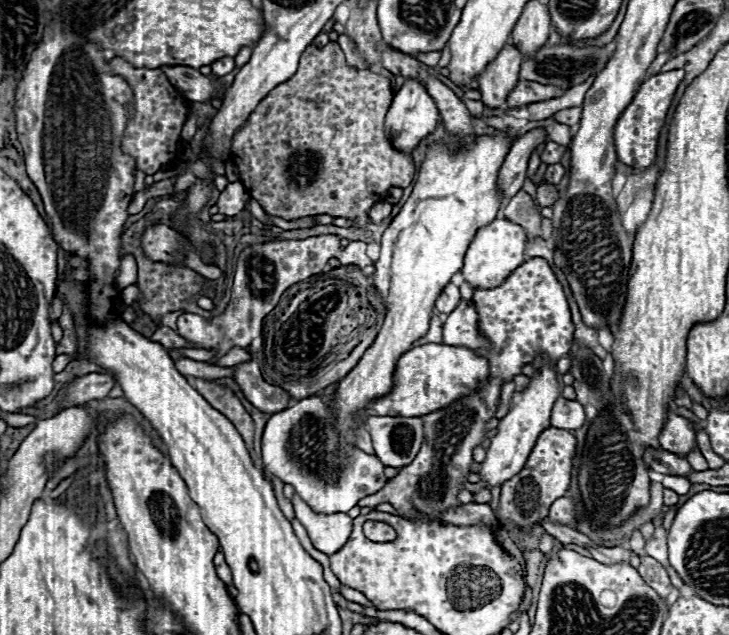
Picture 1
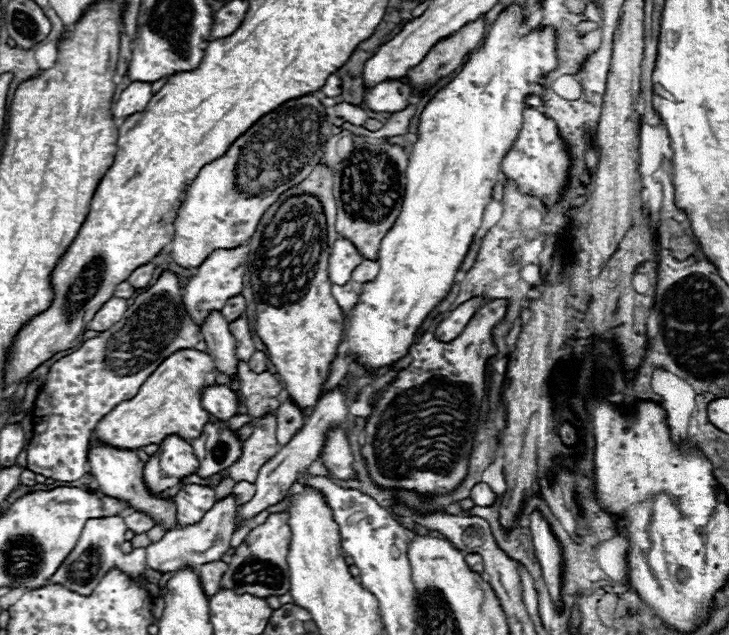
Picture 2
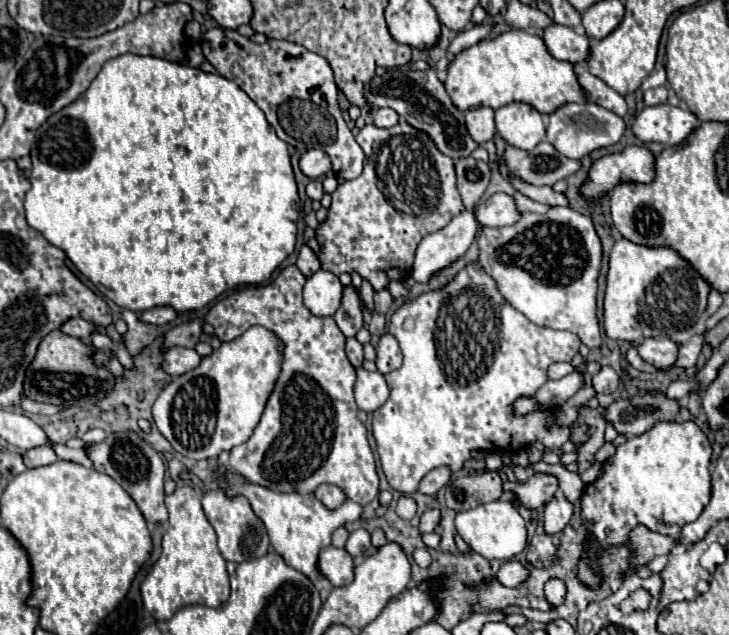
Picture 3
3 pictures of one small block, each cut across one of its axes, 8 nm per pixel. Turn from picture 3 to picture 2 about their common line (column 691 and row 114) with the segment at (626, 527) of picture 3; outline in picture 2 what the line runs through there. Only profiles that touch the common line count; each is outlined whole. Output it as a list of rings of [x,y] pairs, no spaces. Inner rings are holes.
[[[512,4],[502,10],[496,22],[486,32],[482,48],[468,54],[460,72],[456,72],[454,78],[434,94],[420,116],[418,140],[412,148],[410,164],[406,170],[408,182],[400,218],[382,238],[378,250],[380,274],[372,282],[364,284],[358,304],[352,308],[348,320],[348,350],[370,370],[390,366],[406,356],[408,348],[414,342],[414,334],[422,326],[428,312],[450,292],[454,276],[468,254],[476,230],[482,224],[482,212],[490,202],[492,190],[498,182],[500,162],[510,152],[520,134],[522,112],[526,108],[524,100],[534,92],[538,80],[558,66],[554,28],[532,28],[526,36],[518,38],[518,28],[522,26],[522,22],[522,6]]]

